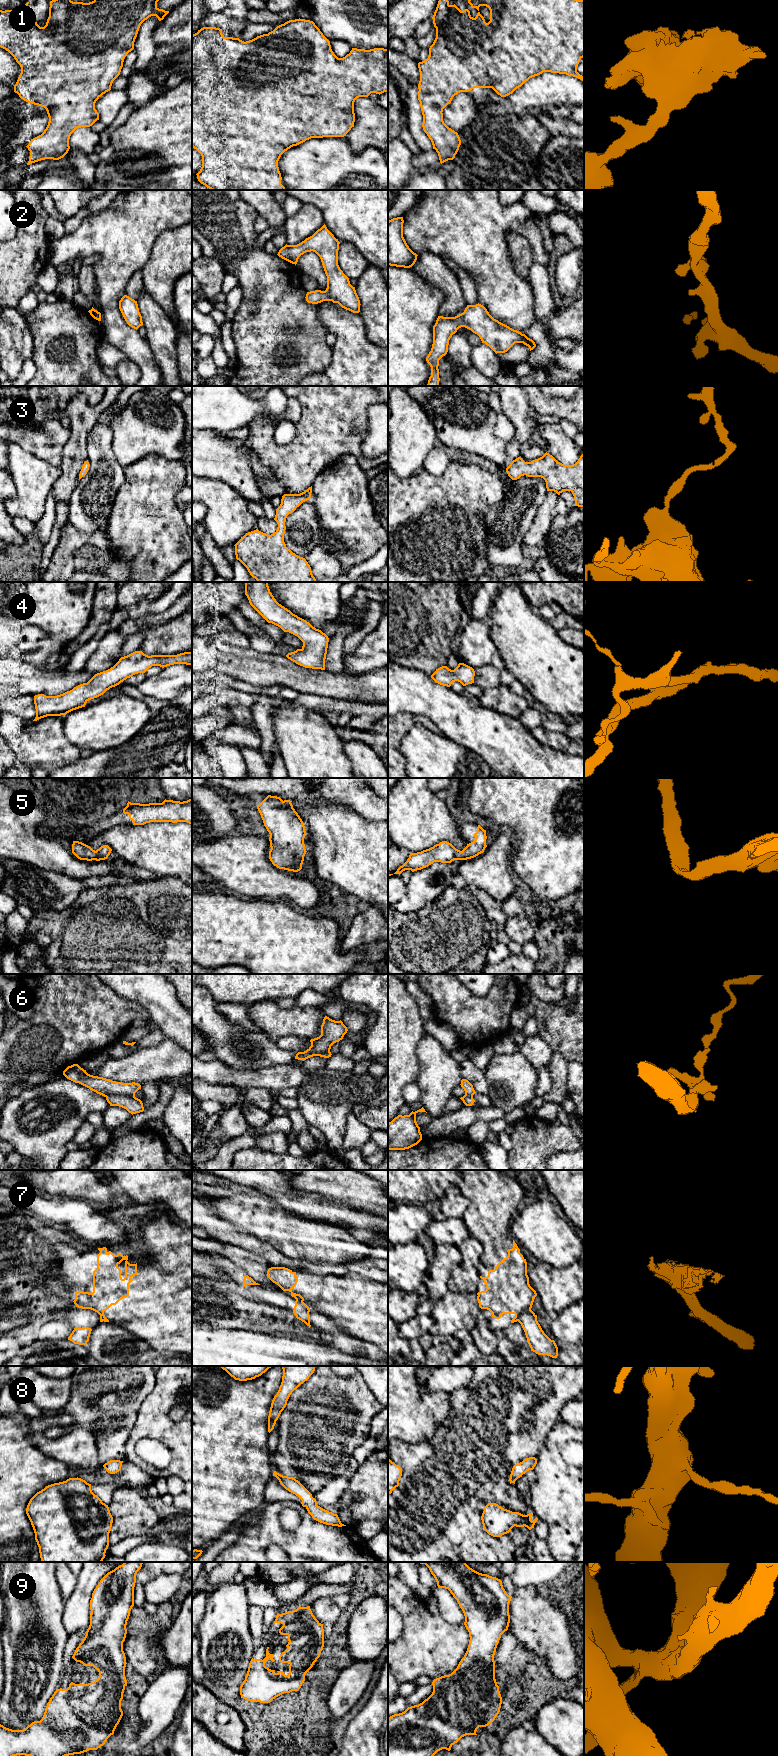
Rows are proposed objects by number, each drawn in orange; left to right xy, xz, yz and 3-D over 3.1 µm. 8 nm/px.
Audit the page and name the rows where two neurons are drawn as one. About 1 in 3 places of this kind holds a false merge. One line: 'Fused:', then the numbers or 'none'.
Fused: 6, 7

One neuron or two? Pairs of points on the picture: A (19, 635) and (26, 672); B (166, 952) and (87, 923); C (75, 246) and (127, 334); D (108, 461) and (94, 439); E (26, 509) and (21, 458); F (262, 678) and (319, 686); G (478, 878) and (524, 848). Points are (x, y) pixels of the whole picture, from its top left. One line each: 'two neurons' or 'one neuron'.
A: two neurons
B: one neuron
C: one neuron
D: one neuron
E: one neuron
F: one neuron
G: two neurons

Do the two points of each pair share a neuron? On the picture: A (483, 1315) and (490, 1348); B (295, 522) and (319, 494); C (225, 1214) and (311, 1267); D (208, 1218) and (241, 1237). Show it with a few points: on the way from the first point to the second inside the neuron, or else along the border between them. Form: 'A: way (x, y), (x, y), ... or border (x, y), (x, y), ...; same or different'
A: way (483, 1323), (483, 1337), (485, 1340); same
B: border (310, 499), (315, 507), (320, 524); different
C: border (276, 1249), (289, 1257), (320, 1263); different
D: way (216, 1226), (233, 1236); same

